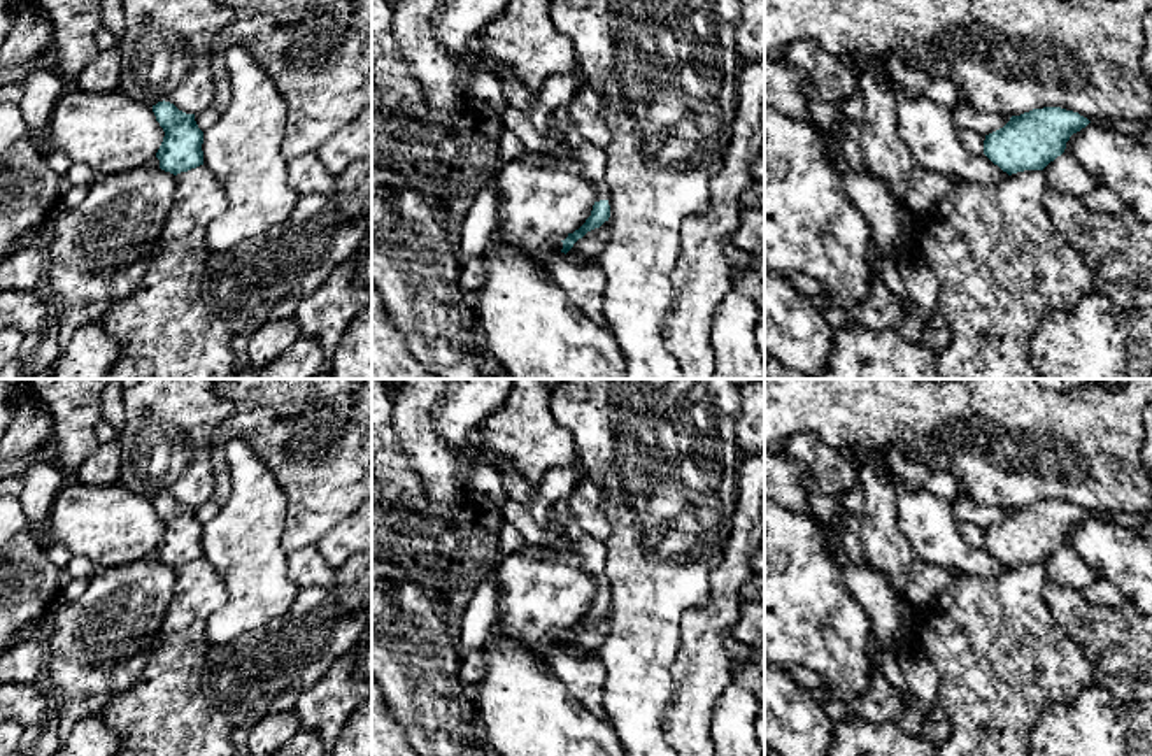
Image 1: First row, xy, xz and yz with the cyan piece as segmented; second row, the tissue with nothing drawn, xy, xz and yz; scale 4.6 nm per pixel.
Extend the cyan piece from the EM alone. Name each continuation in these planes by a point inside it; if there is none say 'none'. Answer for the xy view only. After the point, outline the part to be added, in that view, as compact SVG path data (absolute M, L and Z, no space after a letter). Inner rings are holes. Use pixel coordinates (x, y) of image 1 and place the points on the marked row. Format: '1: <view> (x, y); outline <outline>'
none

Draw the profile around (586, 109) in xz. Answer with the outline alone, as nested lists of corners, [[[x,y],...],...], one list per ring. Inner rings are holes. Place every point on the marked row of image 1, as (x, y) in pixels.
[[[582,86],[565,109],[568,111],[570,125],[587,144],[598,149],[605,149],[610,144],[612,135],[603,118],[603,102],[594,88]]]

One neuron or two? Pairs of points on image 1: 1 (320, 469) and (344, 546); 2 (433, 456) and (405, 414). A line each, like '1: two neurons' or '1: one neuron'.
1: two neurons
2: one neuron

